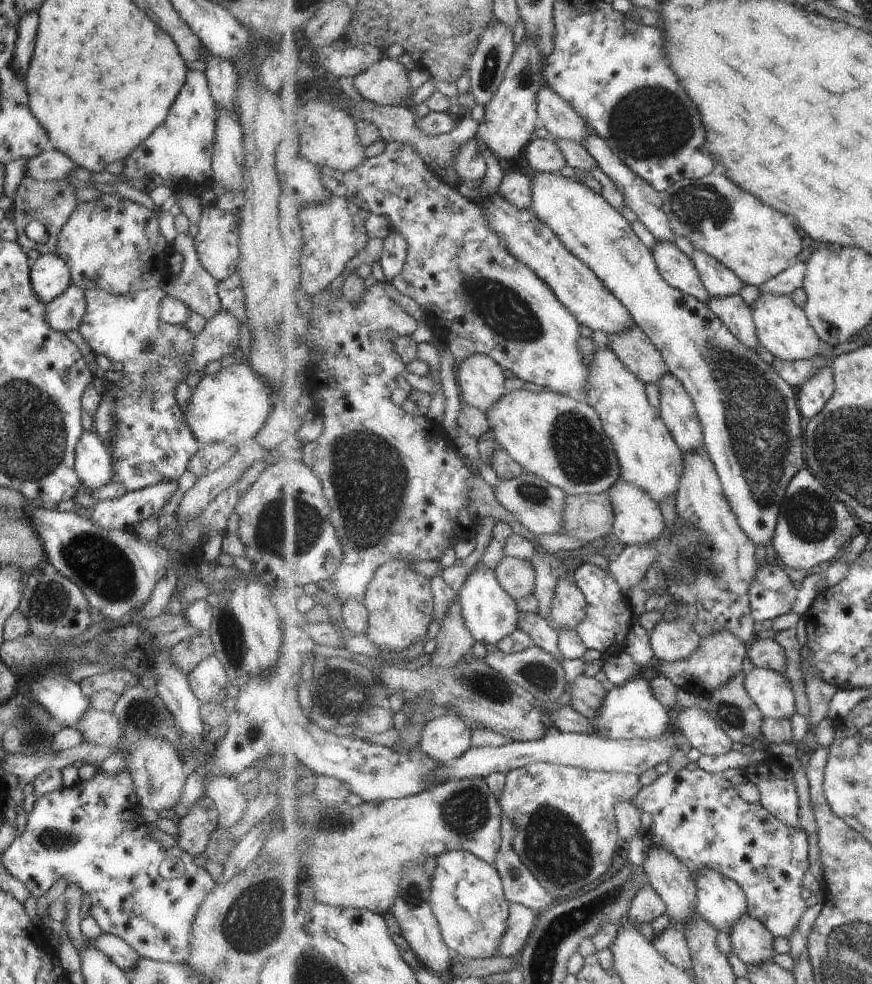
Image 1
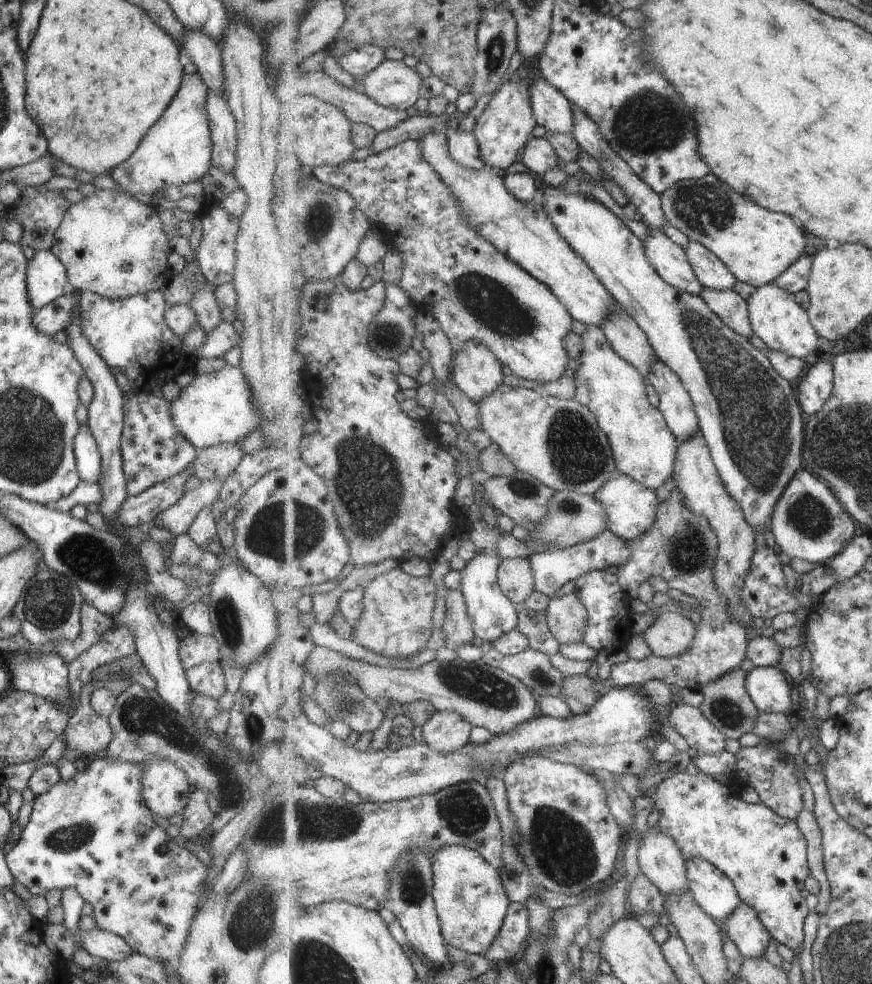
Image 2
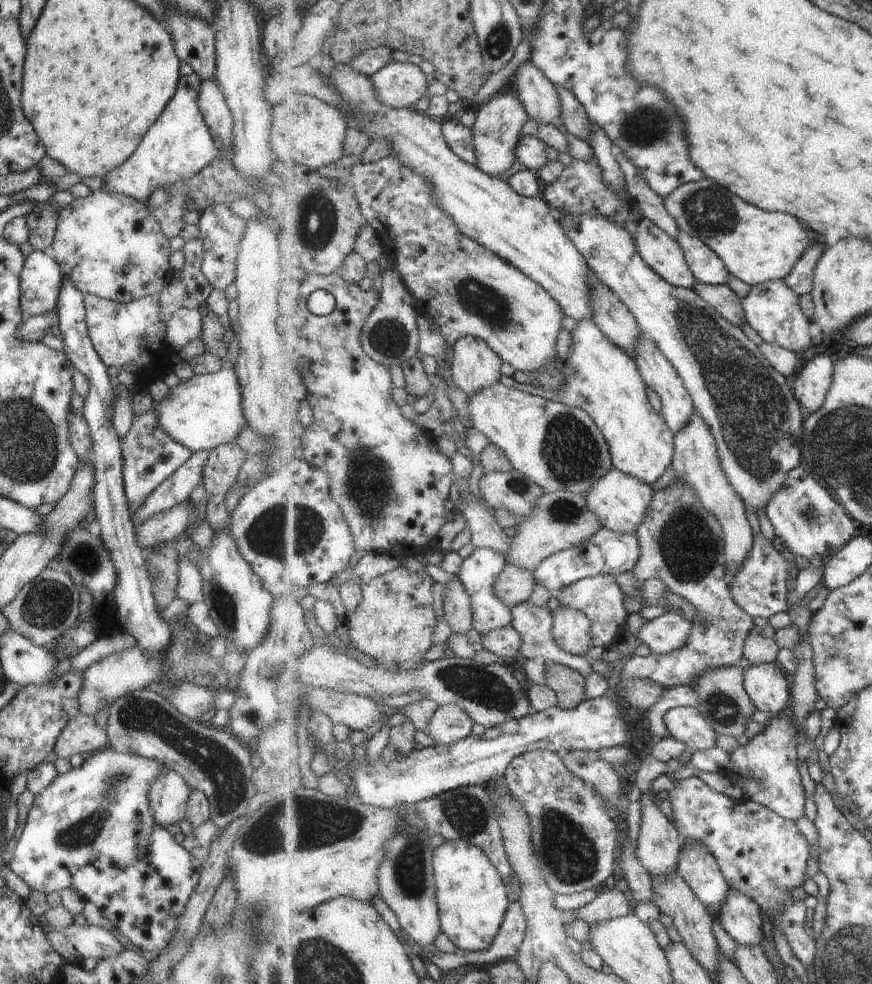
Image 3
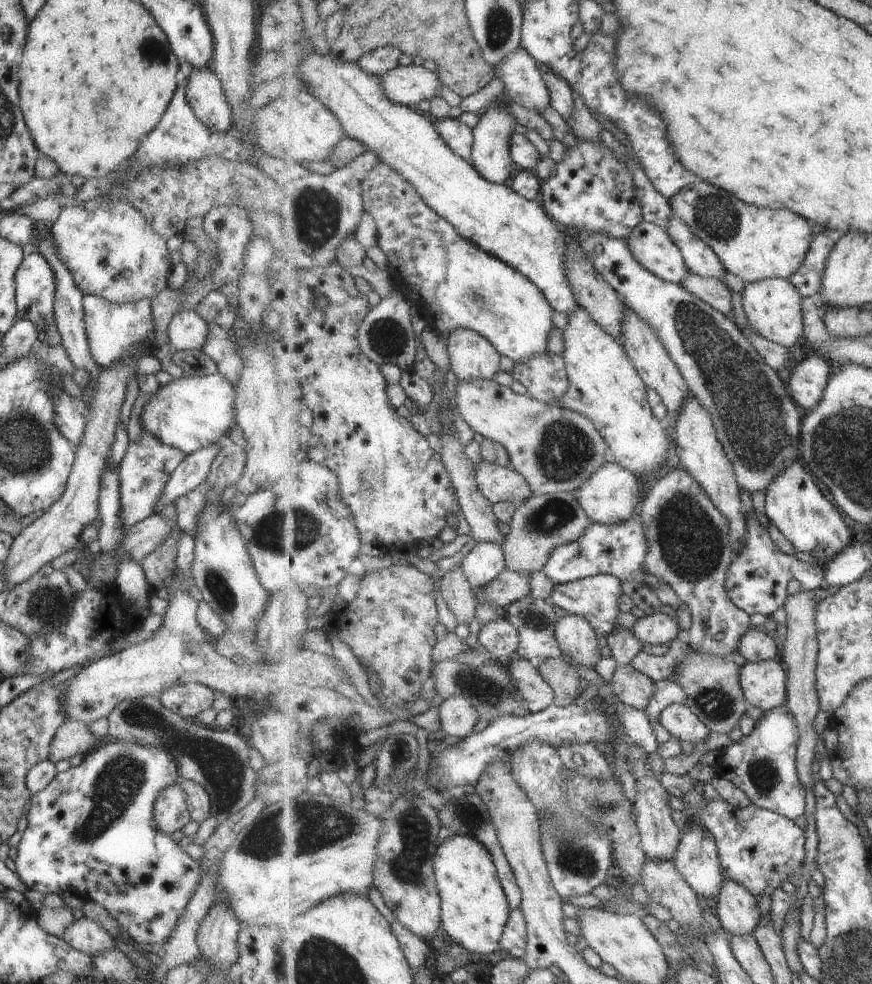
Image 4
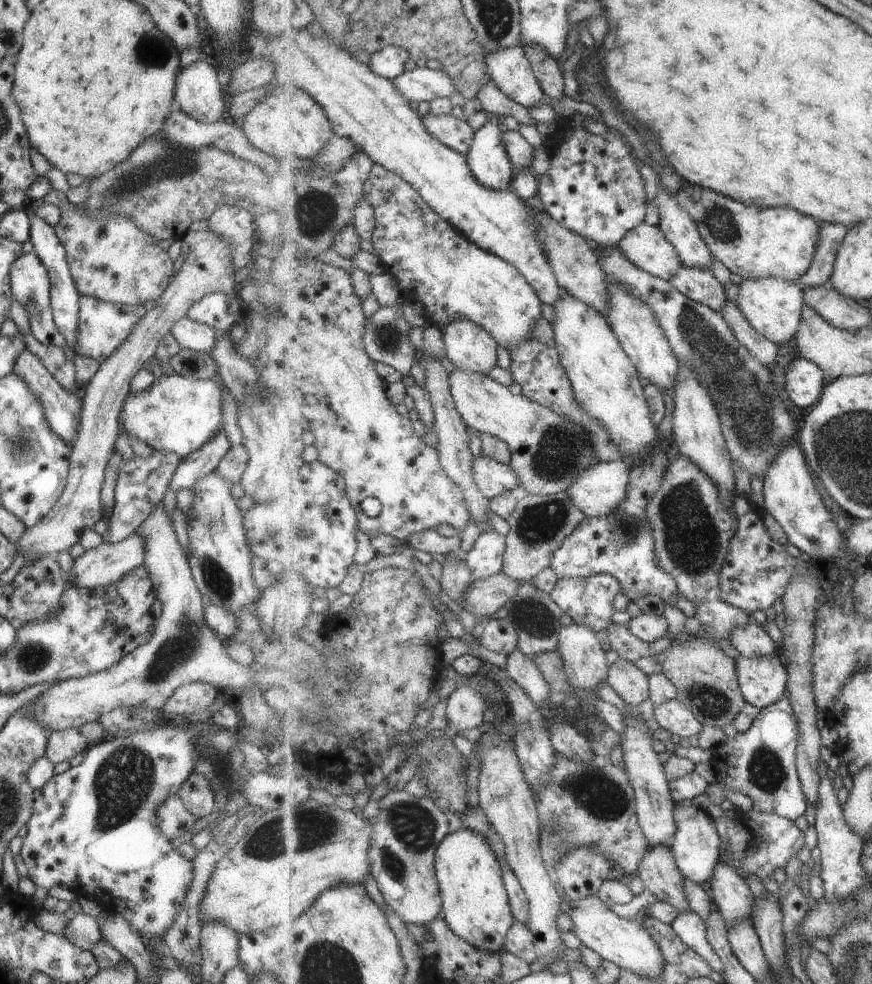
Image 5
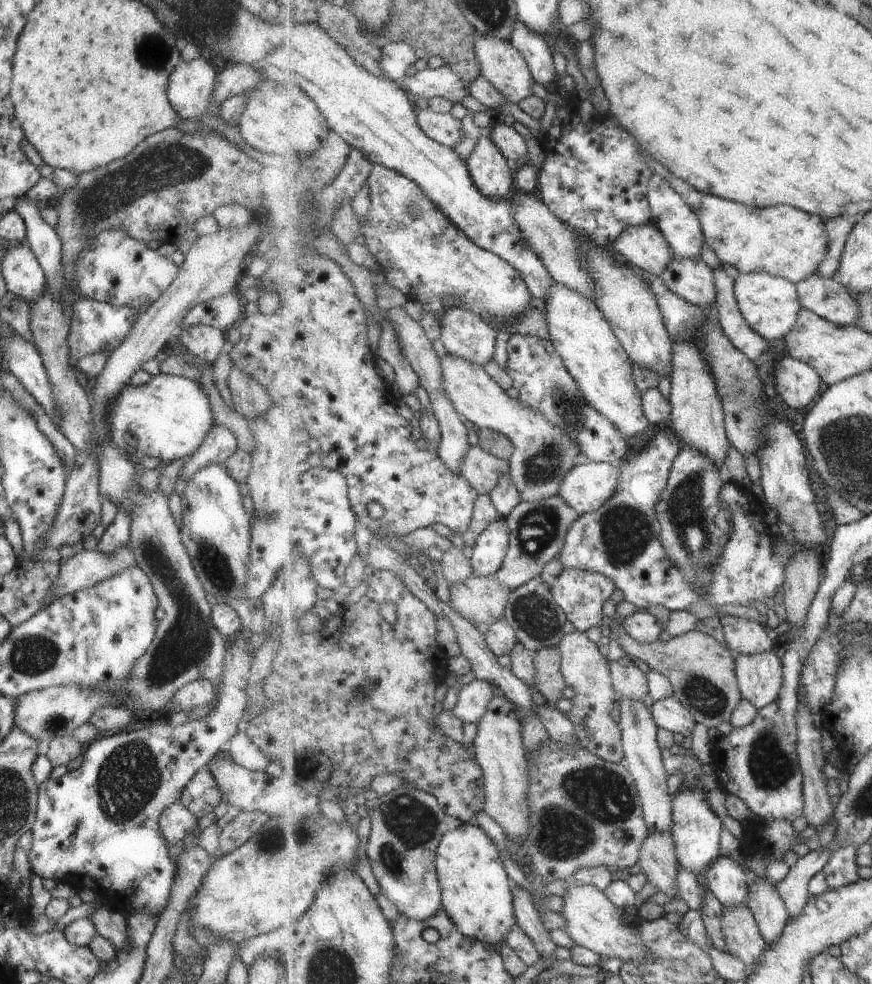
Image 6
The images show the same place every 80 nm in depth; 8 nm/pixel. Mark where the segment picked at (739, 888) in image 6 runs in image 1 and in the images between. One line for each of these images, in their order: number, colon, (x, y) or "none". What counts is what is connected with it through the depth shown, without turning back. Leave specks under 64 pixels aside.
1: (753, 942)
2: (745, 928)
3: (741, 918)
4: (737, 909)
5: (727, 889)

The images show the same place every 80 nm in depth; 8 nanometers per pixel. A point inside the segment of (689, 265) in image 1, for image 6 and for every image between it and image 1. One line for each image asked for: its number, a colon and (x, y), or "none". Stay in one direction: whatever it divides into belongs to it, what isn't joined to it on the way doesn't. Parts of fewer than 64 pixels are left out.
2: (671, 261)
3: (659, 250)
4: (652, 246)
5: (647, 246)
6: (645, 247)

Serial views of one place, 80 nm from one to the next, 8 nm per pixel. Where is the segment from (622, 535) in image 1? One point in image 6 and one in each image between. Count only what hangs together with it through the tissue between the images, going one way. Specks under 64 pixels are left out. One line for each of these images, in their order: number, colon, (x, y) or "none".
2: (631, 508)
3: (621, 501)
4: (612, 495)
5: (597, 491)
6: (588, 486)

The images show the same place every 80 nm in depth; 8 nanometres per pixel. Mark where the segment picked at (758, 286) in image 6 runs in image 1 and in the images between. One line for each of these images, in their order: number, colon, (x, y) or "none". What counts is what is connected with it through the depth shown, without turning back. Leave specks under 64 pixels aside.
1: (783, 327)
2: (777, 318)
3: (773, 309)
4: (773, 307)
5: (773, 306)

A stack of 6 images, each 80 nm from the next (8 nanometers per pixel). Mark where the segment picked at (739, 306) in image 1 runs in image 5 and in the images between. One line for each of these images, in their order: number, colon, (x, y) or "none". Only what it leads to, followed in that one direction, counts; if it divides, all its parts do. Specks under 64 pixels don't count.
2: (727, 304)
3: (721, 297)
4: (712, 291)
5: (699, 284)

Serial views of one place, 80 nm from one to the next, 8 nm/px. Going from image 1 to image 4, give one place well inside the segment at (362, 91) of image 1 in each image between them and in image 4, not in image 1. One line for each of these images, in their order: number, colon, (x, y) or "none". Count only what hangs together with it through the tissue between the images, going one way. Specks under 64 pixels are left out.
2: (395, 85)
3: (399, 85)
4: (410, 84)

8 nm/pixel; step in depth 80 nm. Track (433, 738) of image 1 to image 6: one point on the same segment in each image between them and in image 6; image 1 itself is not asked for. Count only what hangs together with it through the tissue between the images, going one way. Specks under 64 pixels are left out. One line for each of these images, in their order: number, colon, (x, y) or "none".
2: (447, 731)
3: (451, 723)
4: (458, 715)
5: (466, 706)
6: (472, 701)

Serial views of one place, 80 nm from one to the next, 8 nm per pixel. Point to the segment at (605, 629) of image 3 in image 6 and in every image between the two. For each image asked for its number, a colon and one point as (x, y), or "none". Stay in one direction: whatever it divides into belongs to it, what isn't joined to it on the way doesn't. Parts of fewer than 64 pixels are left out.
4: (596, 599)
5: (588, 601)
6: (581, 594)

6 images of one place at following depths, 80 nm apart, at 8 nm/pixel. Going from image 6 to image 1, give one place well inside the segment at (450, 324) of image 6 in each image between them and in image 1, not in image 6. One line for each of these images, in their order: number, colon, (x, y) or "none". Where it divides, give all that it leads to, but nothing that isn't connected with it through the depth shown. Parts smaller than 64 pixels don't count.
1: (481, 380)
2: (476, 370)
3: (476, 366)
4: (473, 356)
5: (470, 347)

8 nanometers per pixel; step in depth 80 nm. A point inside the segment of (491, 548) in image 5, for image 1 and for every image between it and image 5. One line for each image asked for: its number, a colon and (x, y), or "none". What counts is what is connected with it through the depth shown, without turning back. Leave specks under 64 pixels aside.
1: (490, 614)
2: (494, 614)
3: (479, 572)
4: (485, 561)

